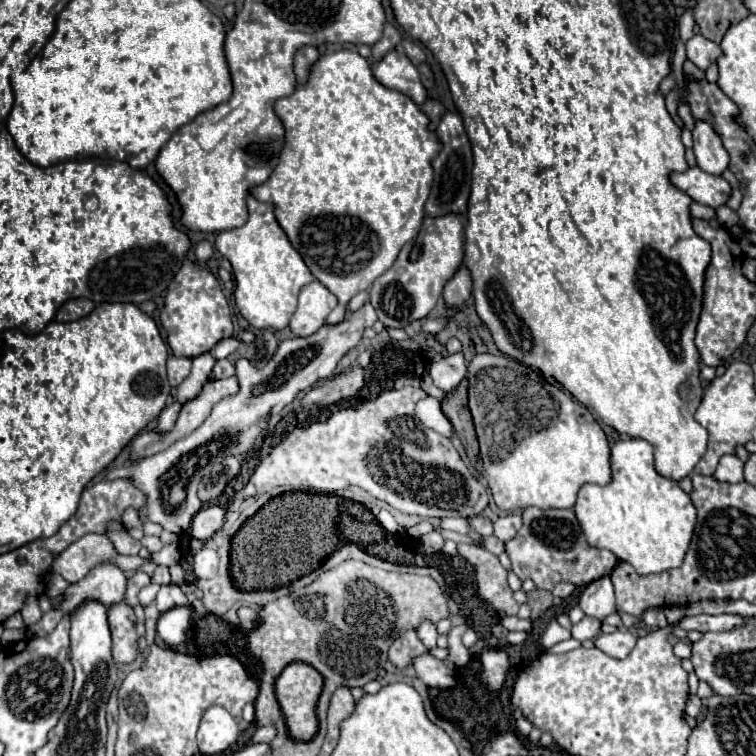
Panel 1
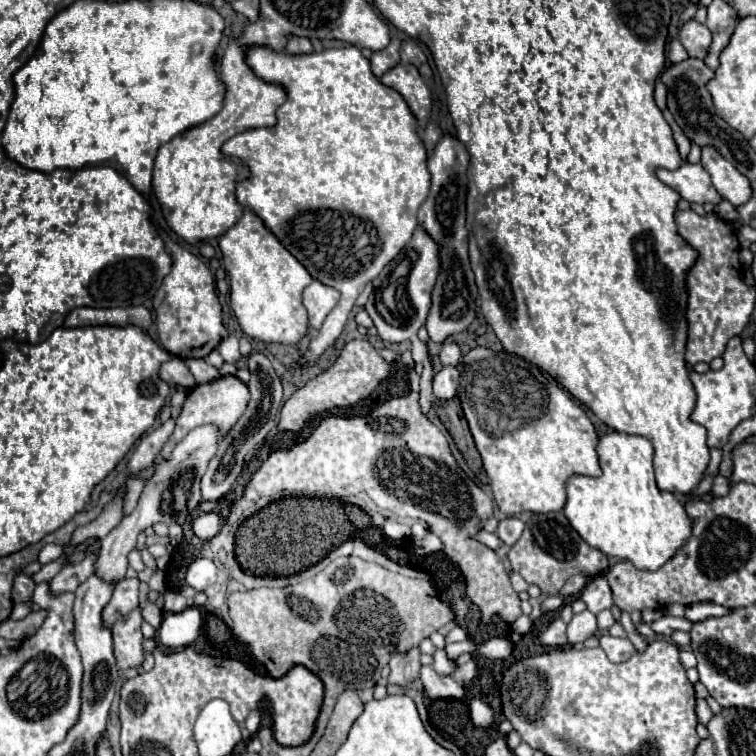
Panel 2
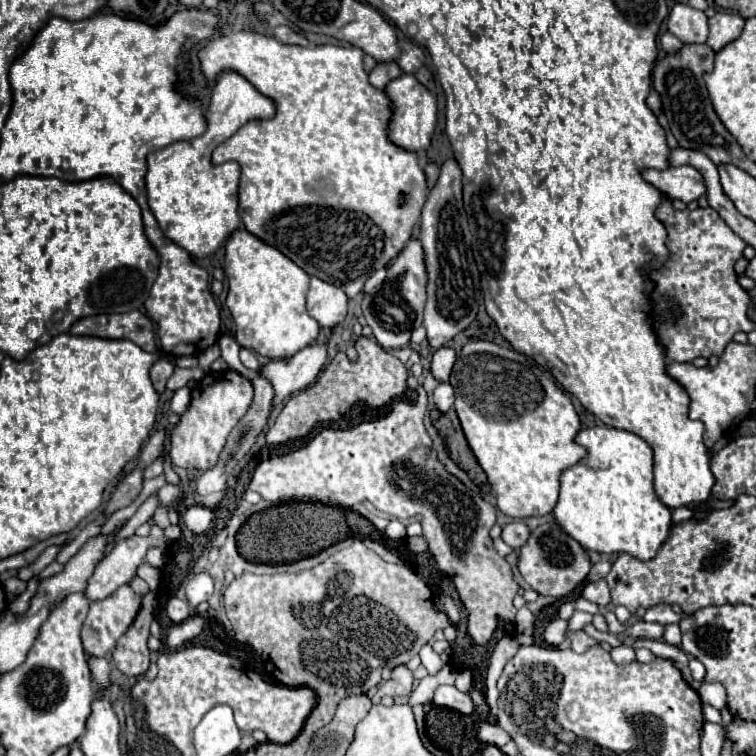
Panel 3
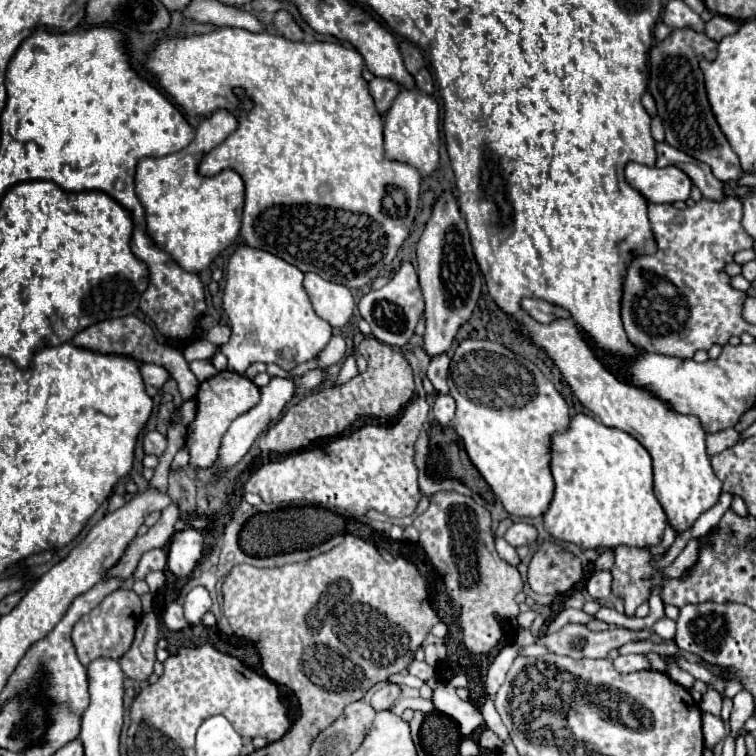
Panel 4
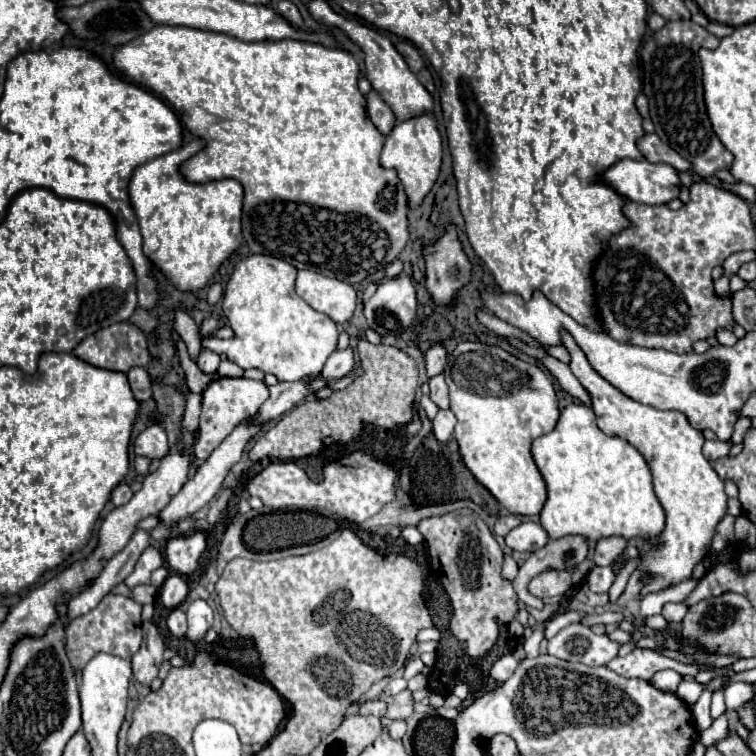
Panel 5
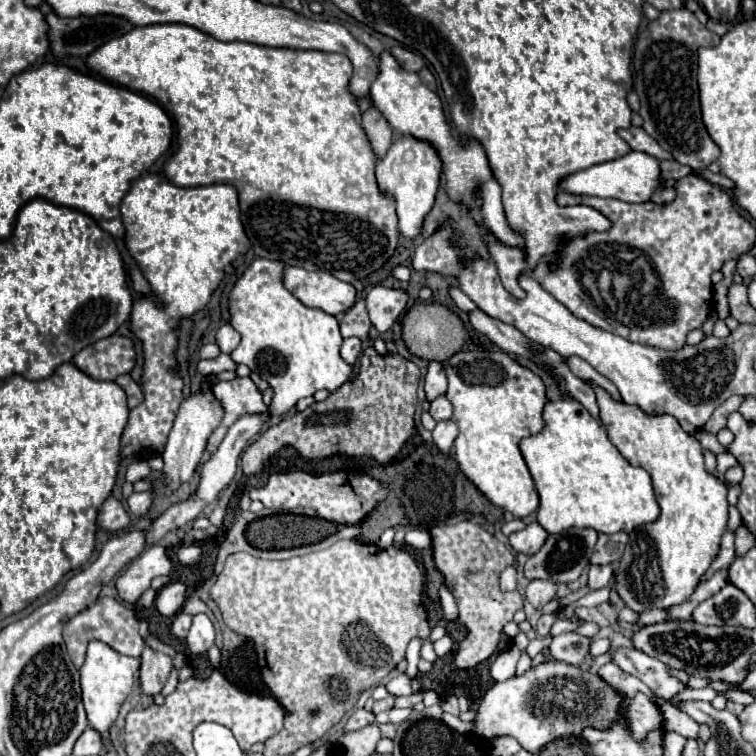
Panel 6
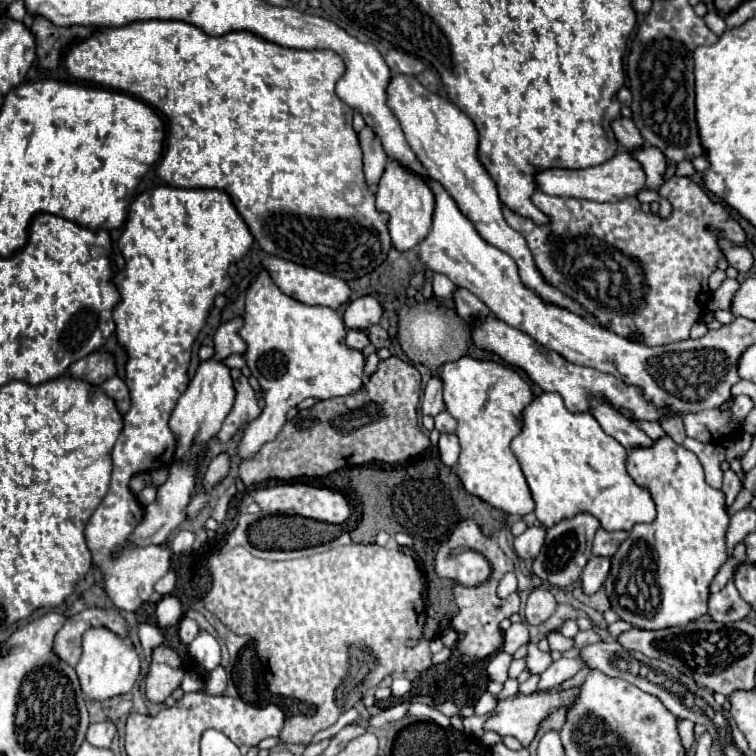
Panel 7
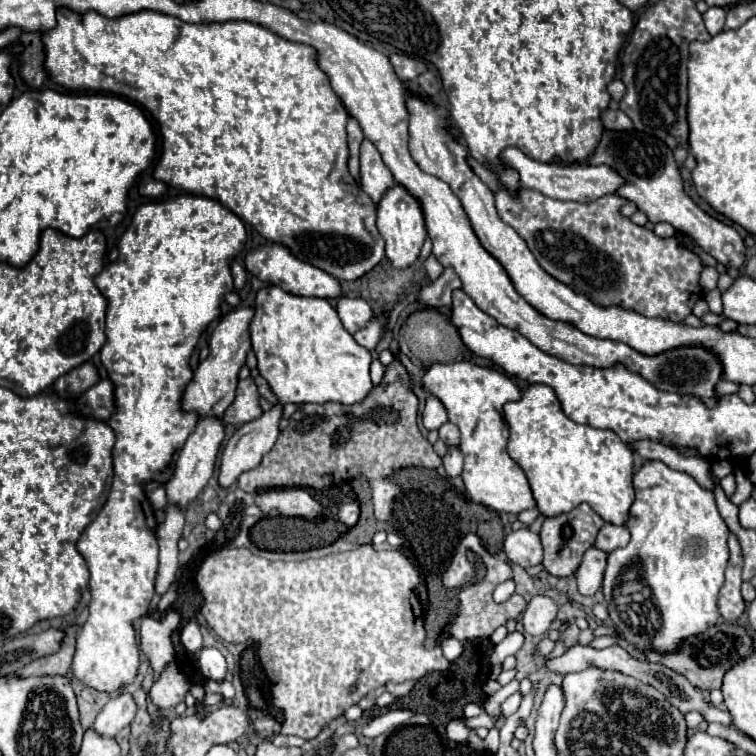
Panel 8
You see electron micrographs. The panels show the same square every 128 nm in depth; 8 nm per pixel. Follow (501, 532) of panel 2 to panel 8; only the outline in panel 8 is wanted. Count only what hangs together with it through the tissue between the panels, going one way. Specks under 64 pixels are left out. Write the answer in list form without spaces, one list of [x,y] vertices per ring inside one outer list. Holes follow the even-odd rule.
[[[530,528],[512,530],[504,540],[504,554],[510,562],[530,568],[542,562],[542,544],[540,536],[534,534]]]

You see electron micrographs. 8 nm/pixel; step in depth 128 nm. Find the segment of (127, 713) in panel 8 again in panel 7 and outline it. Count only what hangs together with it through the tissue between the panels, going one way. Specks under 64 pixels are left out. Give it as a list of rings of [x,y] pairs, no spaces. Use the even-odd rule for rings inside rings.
[[[96,722],[88,726],[86,740],[100,748],[110,748],[112,738],[116,736],[116,724],[114,722]]]

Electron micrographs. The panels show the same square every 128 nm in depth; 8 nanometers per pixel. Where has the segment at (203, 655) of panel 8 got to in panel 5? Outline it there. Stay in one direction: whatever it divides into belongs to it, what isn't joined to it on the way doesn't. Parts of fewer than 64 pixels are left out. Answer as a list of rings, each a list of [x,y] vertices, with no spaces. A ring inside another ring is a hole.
[[[194,600],[188,610],[188,632],[186,638],[192,642],[198,642],[206,636],[206,632],[212,628],[212,608],[204,600]]]

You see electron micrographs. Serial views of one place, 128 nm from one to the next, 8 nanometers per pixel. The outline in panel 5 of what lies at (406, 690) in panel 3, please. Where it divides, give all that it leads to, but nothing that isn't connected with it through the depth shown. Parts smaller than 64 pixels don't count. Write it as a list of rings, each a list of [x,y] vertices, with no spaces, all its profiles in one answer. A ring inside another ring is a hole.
[[[368,700],[368,702],[364,702],[364,704],[360,706],[358,714],[362,714],[362,716],[372,714],[372,716],[382,718],[382,716],[386,714],[386,704],[384,704],[384,702],[380,702],[380,700]]]

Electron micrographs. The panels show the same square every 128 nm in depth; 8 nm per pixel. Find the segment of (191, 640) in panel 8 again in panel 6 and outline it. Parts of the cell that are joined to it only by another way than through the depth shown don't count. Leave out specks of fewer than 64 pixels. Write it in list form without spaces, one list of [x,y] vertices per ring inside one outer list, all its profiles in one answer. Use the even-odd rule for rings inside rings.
[[[178,612],[174,616],[174,622],[172,622],[172,634],[178,636],[178,638],[186,638],[186,634],[190,630],[190,624],[192,624],[192,616],[184,614],[184,612]]]

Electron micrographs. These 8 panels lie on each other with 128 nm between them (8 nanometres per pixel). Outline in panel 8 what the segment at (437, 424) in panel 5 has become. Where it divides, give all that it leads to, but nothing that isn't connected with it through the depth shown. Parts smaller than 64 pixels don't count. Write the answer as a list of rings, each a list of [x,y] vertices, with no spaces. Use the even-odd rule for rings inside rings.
[[[448,448],[448,452],[442,458],[442,462],[444,462],[444,470],[446,470],[448,478],[456,478],[456,476],[462,474],[464,458],[462,458],[462,452],[458,448]]]

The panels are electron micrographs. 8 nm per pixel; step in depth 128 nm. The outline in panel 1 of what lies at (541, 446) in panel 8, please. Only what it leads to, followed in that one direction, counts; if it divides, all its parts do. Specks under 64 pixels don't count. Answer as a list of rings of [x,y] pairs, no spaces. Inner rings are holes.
[[[642,438],[614,442],[610,468],[610,484],[584,484],[572,508],[588,544],[610,550],[618,560],[630,562],[638,574],[658,574],[680,566],[696,524],[690,496],[674,480],[654,470],[652,444]]]

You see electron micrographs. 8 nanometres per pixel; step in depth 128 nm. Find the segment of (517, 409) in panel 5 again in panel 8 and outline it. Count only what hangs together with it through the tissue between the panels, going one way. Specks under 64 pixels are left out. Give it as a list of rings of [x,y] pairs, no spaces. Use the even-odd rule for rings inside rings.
[[[452,362],[452,364],[432,364],[420,380],[426,394],[436,396],[448,410],[448,418],[458,424],[464,450],[464,484],[466,494],[472,502],[478,502],[496,512],[520,514],[522,510],[534,508],[534,496],[526,474],[508,456],[508,426],[502,416],[502,406],[506,402],[518,400],[518,386],[498,370],[482,368],[472,362]]]

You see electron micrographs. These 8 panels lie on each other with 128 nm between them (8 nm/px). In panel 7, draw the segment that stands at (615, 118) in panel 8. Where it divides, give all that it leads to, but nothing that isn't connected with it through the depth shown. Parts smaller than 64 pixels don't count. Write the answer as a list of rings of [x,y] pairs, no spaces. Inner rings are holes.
[[[620,116],[620,118],[612,120],[612,130],[614,130],[614,136],[616,136],[618,144],[622,144],[624,148],[644,144],[644,140],[640,138],[640,132],[636,130],[636,126],[634,126],[634,122],[630,118]]]

